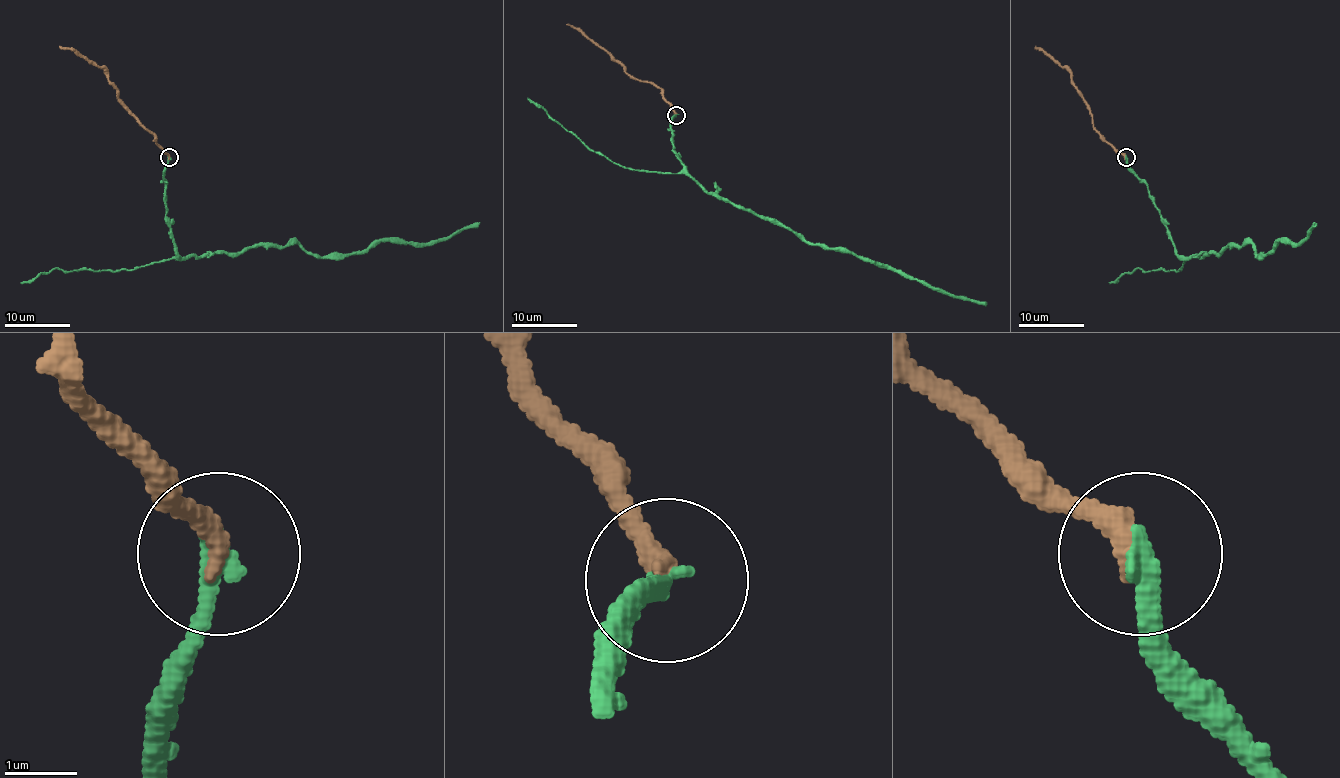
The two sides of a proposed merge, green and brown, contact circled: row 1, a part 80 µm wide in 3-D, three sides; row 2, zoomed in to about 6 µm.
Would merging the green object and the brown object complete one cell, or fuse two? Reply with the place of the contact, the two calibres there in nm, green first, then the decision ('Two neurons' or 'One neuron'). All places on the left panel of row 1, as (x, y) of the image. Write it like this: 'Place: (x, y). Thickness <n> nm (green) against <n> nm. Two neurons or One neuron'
Place: (169, 157). Thickness 320 nm (green) against 320 nm. One neuron

